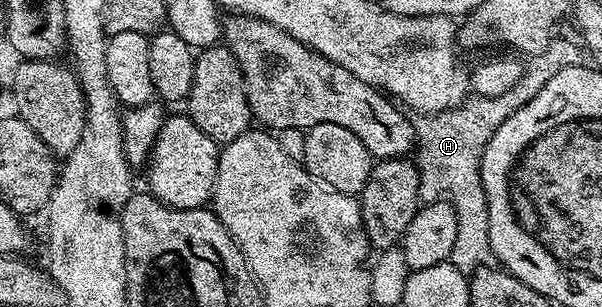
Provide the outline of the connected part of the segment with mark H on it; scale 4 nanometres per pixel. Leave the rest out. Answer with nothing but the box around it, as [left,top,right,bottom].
[414,38,584,273]

